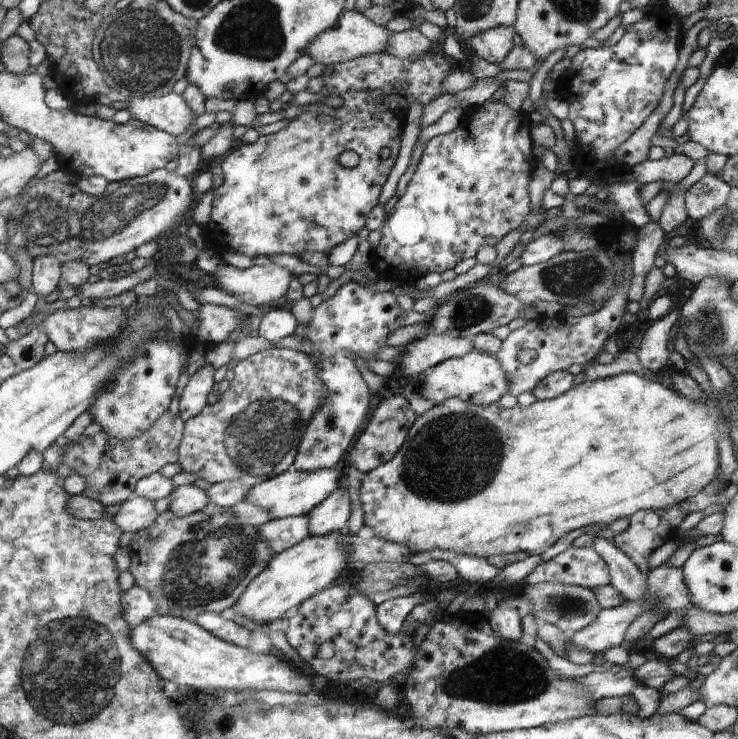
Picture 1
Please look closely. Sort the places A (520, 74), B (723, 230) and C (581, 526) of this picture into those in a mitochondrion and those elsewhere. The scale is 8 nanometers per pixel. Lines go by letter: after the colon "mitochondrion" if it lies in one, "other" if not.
A: other
B: mitochondrion
C: other

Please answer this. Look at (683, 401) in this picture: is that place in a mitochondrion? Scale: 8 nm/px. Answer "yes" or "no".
no

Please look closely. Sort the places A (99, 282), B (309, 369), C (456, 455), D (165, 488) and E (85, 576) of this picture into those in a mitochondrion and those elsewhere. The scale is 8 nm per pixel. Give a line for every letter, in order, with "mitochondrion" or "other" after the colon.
A: other
B: other
C: mitochondrion
D: other
E: other

